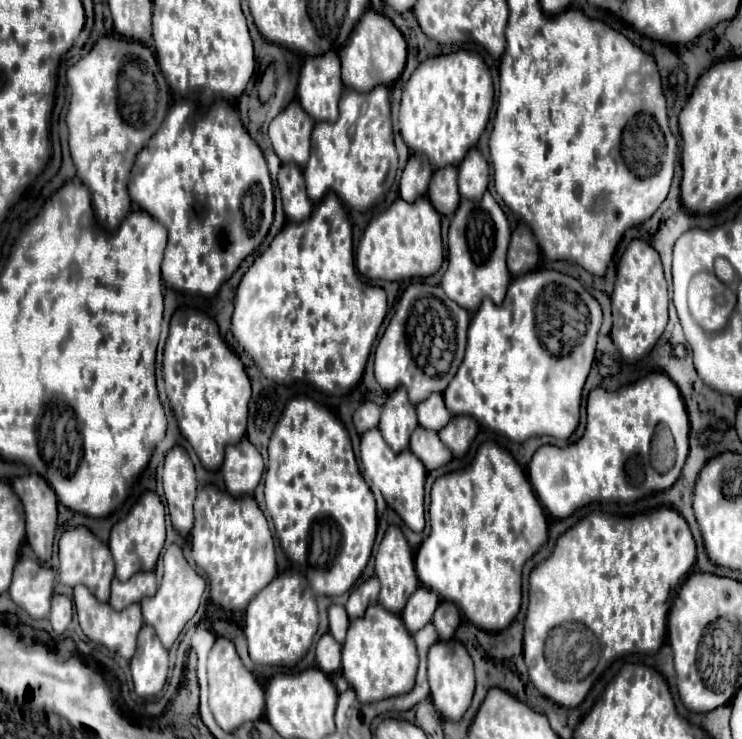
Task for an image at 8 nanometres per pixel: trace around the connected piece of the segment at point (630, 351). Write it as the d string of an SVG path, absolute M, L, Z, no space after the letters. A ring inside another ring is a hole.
M633 240L629 244L629 248L625 250L625 254L621 256L621 260L617 264L617 282L615 282L615 290L611 294L611 302L613 302L611 338L613 338L615 346L619 348L621 356L633 364L643 354L651 352L651 348L655 346L655 342L659 340L659 336L663 334L663 330L667 326L667 284L663 278L661 258L651 244L645 244L643 240Z

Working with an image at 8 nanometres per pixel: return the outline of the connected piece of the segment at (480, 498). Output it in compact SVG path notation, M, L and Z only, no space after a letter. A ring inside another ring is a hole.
M493 442L479 448L473 464L465 470L445 474L431 488L429 508L431 534L419 546L415 570L419 582L437 592L441 600L455 602L467 620L487 632L505 630L521 608L523 564L547 542L547 516L515 458Z

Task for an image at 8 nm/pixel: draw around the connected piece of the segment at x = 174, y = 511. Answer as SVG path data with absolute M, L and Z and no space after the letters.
M173 446L163 464L163 490L173 528L187 536L193 528L193 502L197 492L195 468L183 446Z

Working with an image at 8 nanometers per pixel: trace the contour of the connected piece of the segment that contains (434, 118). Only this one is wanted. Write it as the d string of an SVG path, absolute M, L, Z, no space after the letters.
M467 50L431 56L429 60L423 60L417 66L417 70L411 74L409 82L405 84L405 92L403 92L401 108L399 108L401 136L411 152L425 154L435 168L443 168L449 164L457 166L465 158L467 150L477 144L481 132L485 130L485 126L489 122L491 106L493 106L493 96L495 96L495 92L493 92L491 72L481 56L471 54Z

